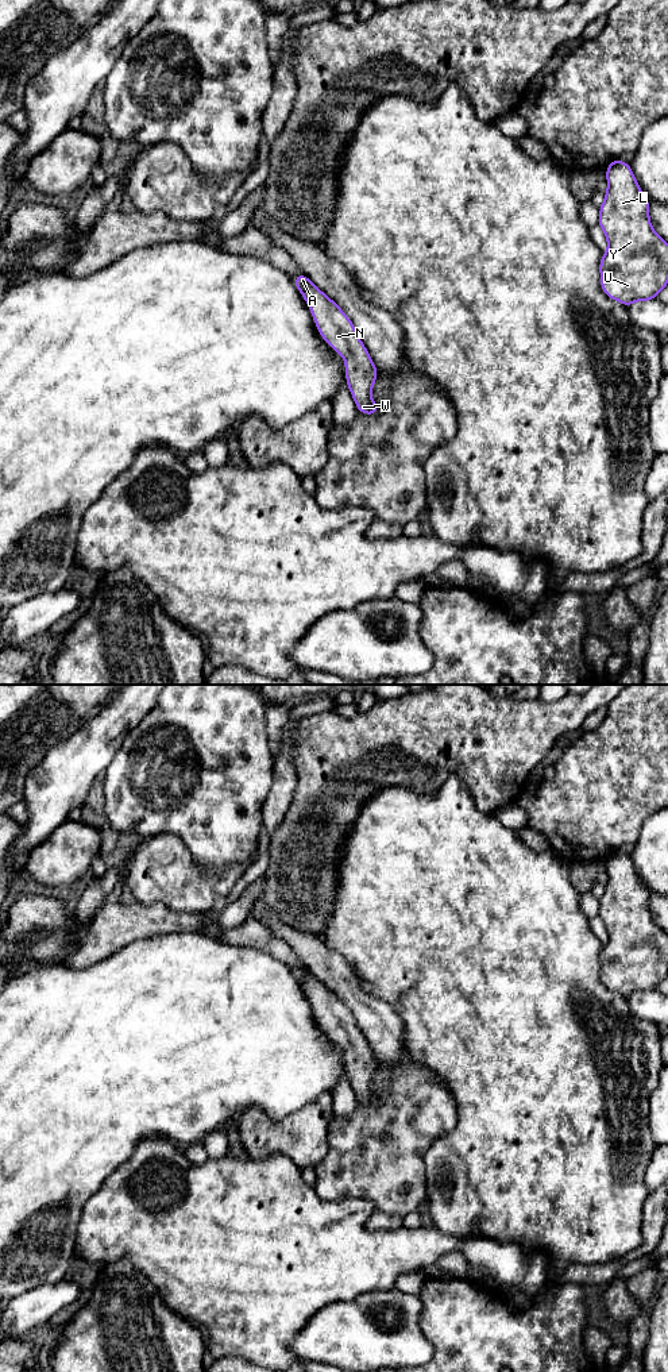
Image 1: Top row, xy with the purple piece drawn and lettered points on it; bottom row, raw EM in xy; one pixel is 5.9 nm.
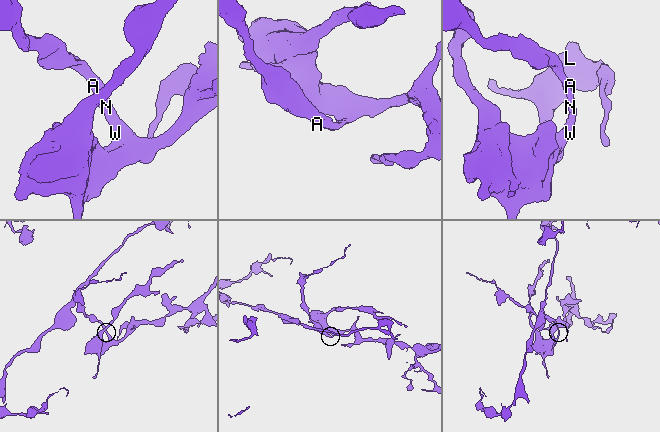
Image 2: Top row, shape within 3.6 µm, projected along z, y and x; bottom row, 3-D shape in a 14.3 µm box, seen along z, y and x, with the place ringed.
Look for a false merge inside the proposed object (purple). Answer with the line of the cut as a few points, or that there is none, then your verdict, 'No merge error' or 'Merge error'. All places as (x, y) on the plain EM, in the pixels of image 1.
No split. No merge error

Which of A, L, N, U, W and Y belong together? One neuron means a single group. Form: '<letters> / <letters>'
A L N U W Y

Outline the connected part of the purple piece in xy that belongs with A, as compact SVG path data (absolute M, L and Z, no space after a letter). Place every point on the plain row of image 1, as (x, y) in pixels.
M304 964L298 966L293 975L306 993L321 1029L344 1049L347 1078L358 1103L378 1106L379 1099L371 1088L378 1060L351 1010Z

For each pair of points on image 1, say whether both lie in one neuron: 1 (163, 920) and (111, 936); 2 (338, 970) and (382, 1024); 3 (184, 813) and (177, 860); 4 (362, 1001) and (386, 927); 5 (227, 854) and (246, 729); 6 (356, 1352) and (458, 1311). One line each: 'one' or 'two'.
1: one
2: one
3: two
4: two
5: one
6: two

